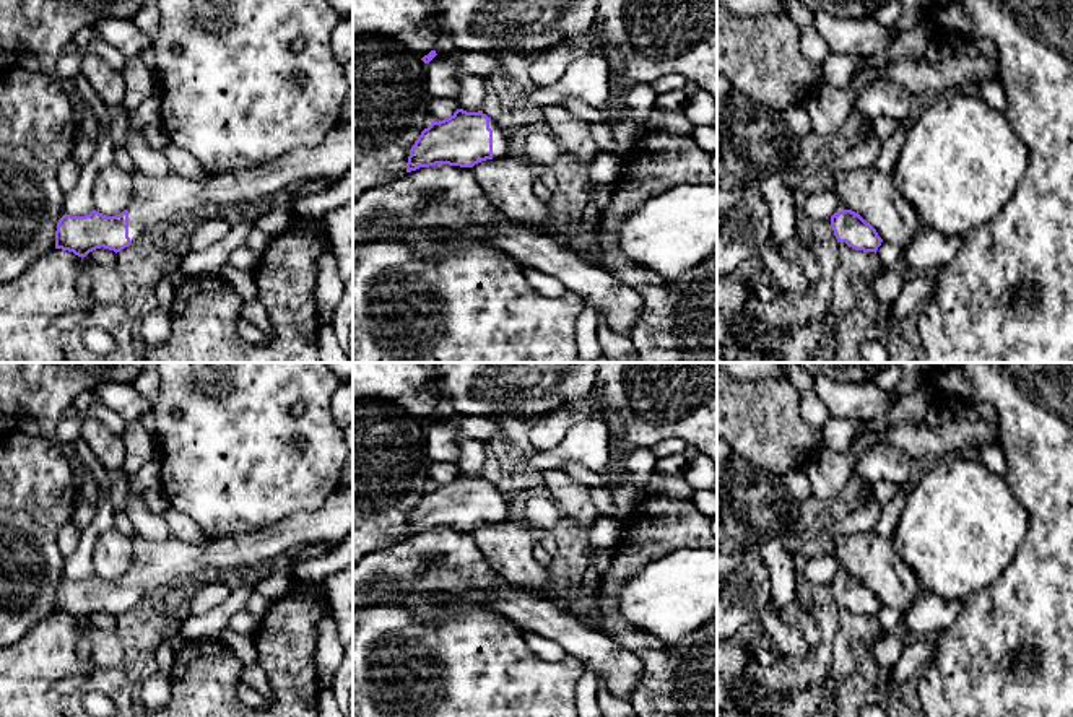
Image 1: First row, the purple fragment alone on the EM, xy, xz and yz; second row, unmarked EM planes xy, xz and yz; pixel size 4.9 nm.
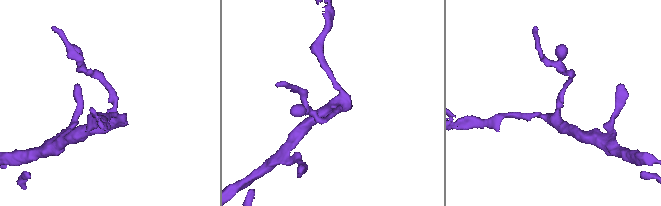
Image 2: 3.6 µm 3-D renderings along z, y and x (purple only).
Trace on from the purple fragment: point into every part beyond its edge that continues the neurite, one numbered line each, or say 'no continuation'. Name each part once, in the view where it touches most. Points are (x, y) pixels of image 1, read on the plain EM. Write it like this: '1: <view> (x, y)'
1: xz (503, 511)

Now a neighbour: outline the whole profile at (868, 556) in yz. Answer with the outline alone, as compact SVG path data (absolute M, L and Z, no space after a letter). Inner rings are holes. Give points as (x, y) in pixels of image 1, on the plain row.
M873 530L834 537L829 553L837 558L841 569L870 587L883 606L904 613L923 590L917 576L899 559L893 548L893 540L876 535Z

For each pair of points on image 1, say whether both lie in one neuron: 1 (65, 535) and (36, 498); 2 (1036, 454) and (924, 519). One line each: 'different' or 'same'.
1: different
2: different

